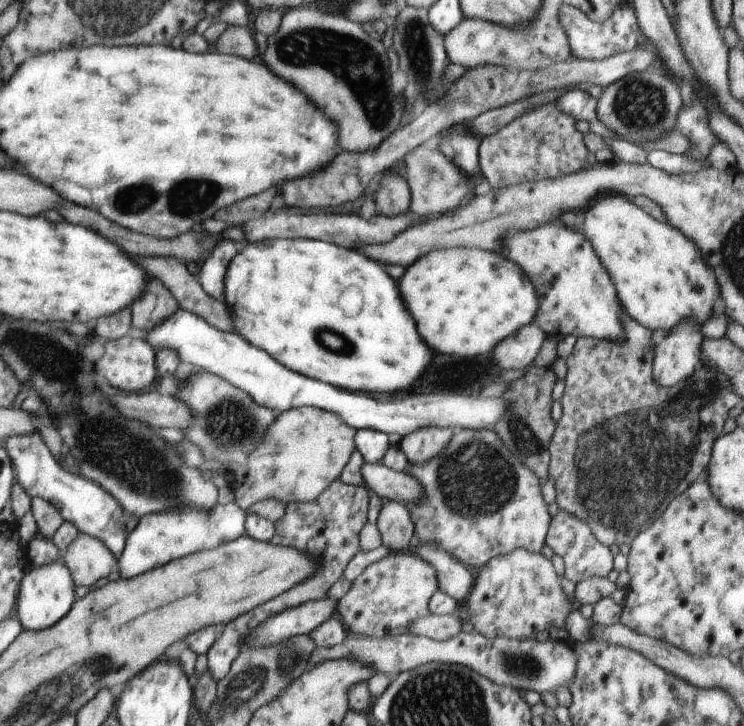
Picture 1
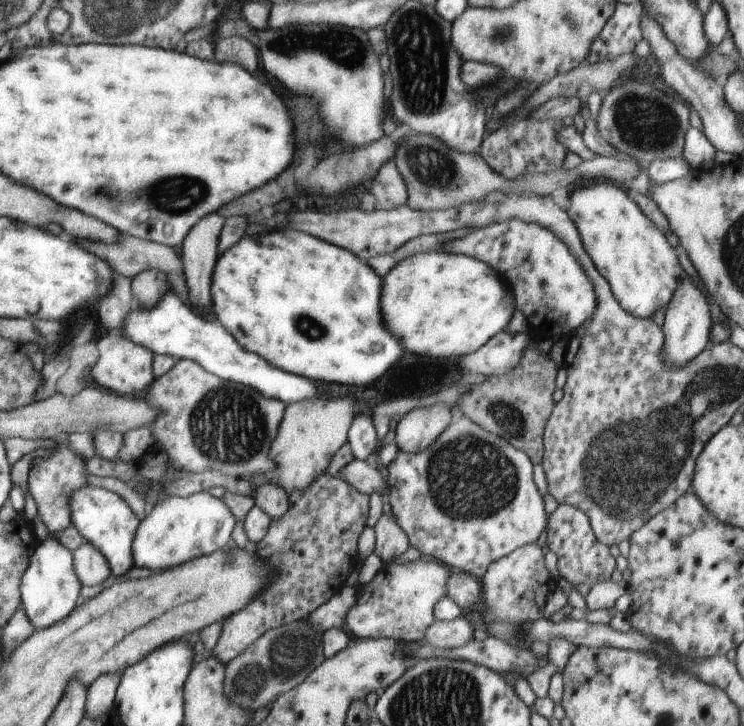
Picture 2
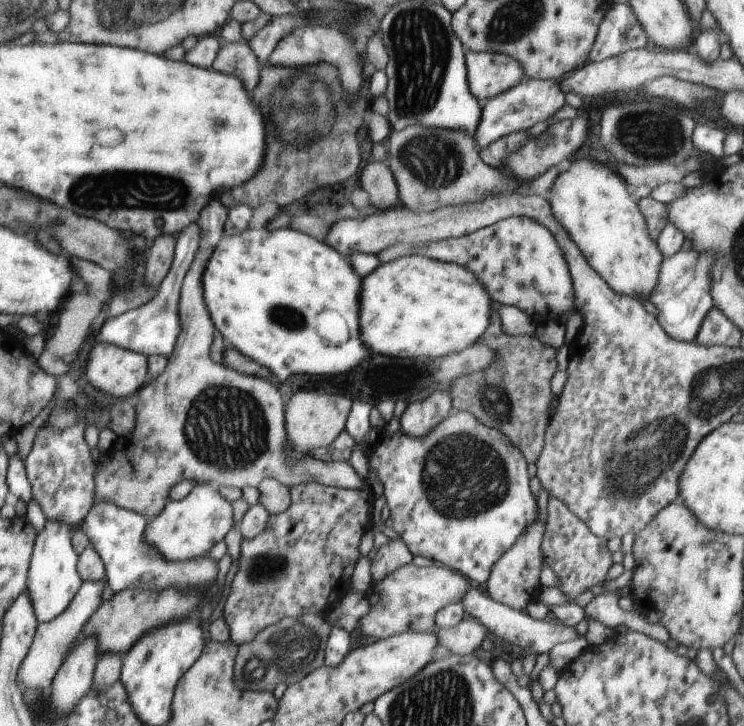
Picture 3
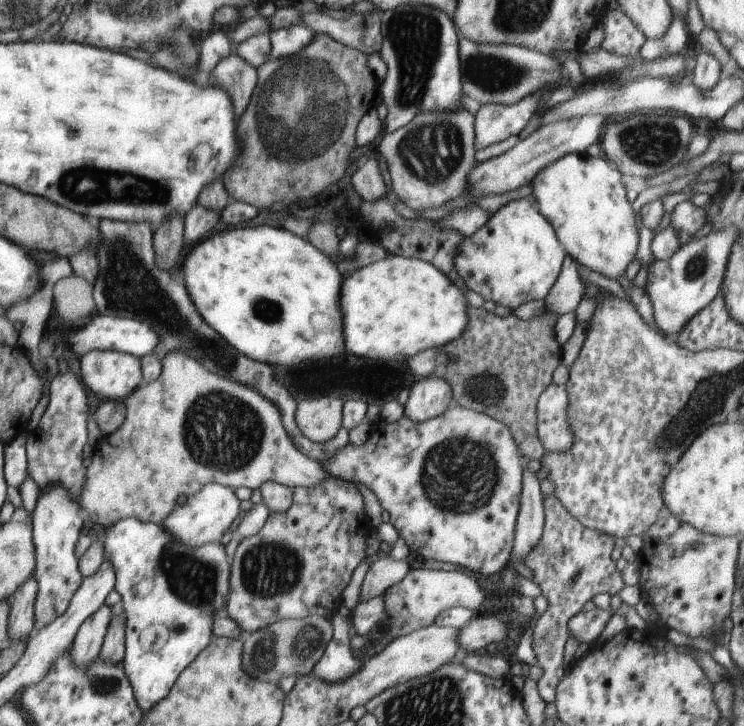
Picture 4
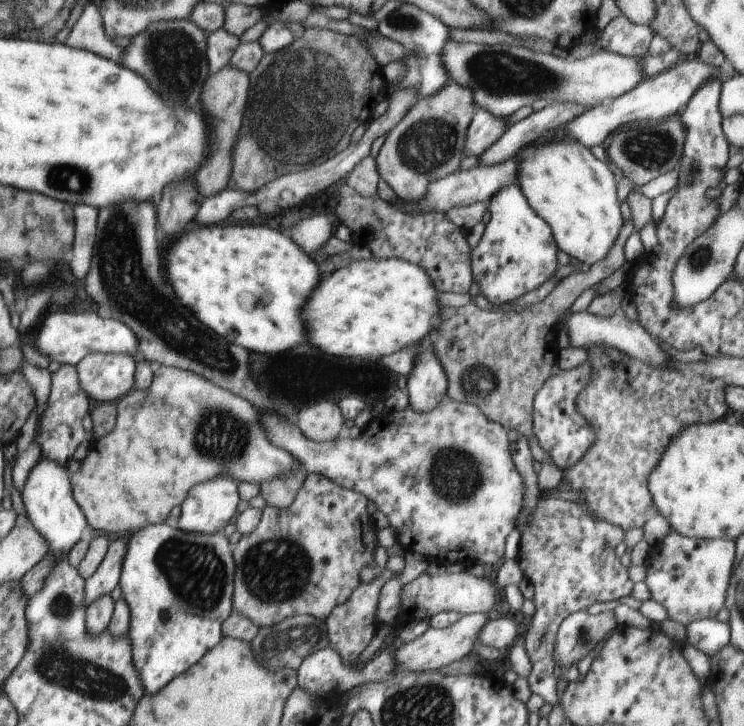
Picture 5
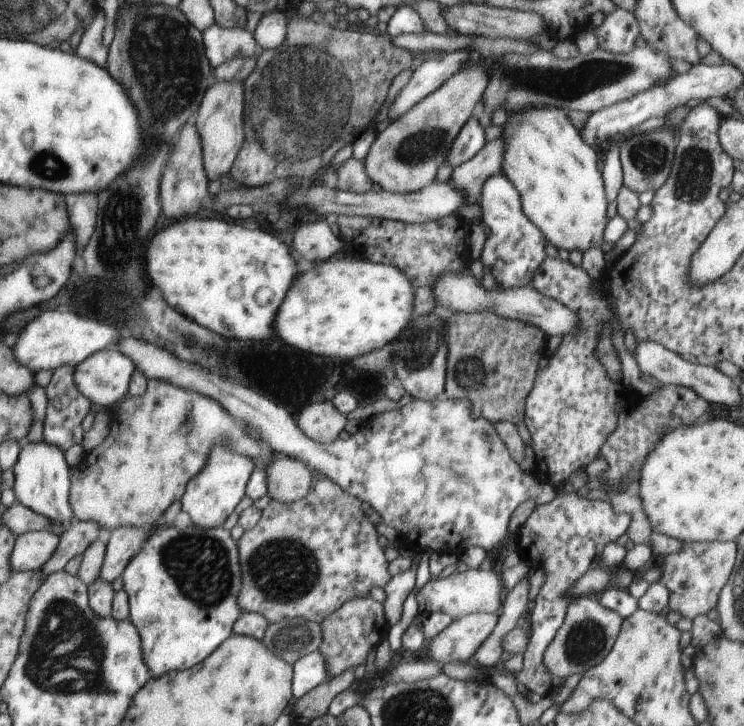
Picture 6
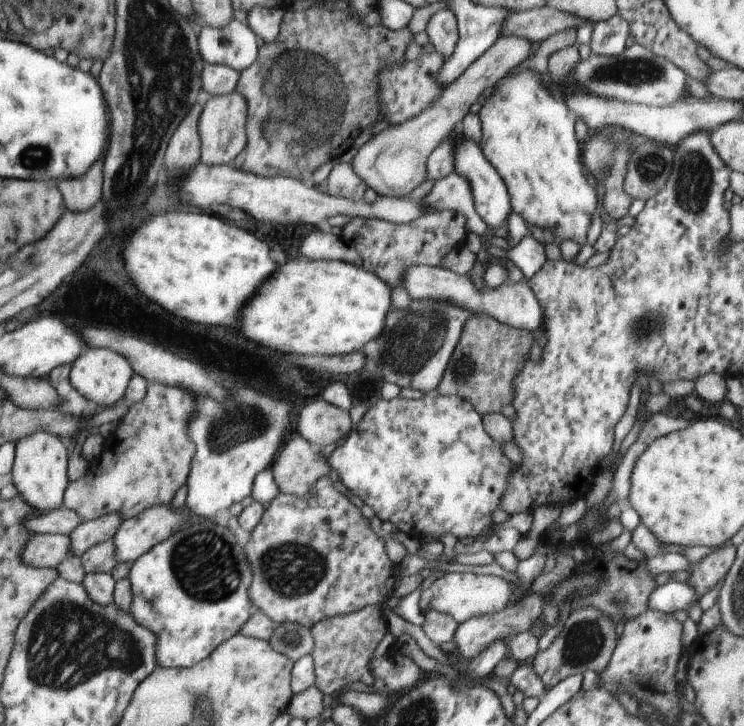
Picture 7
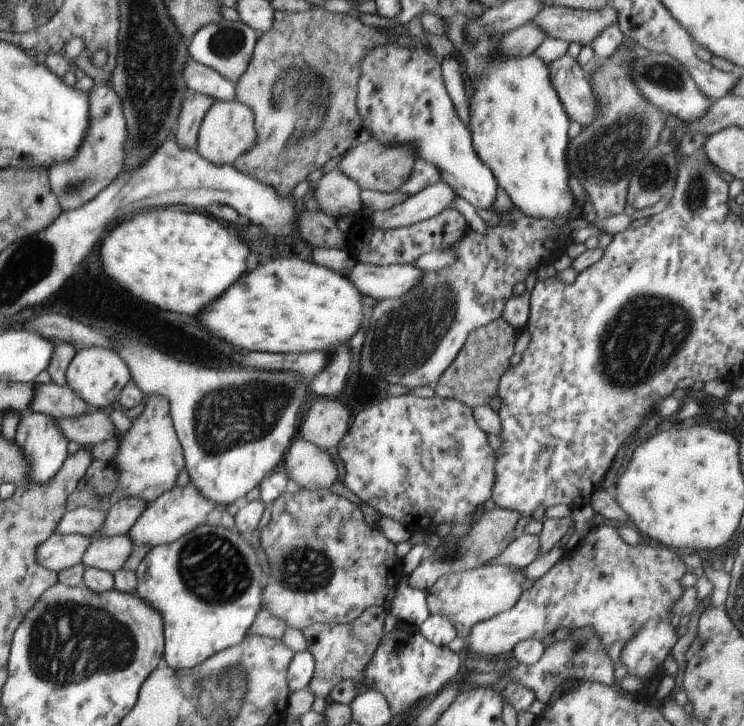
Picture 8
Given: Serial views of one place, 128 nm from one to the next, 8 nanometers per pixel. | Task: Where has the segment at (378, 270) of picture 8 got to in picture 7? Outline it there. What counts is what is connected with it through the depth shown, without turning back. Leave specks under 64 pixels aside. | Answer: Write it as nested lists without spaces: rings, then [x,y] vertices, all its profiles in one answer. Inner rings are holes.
[[[412,265],[404,272],[402,287],[412,299],[436,298],[442,302],[450,302],[456,306],[464,306],[466,310],[472,310],[474,314],[492,316],[492,318],[517,329],[538,333],[544,322],[544,310],[538,304],[538,299],[534,296],[534,292],[526,280],[520,282],[506,280],[496,288],[490,288],[485,284],[478,290],[466,275],[460,276],[460,274],[454,274],[454,272],[444,270],[439,266]]]

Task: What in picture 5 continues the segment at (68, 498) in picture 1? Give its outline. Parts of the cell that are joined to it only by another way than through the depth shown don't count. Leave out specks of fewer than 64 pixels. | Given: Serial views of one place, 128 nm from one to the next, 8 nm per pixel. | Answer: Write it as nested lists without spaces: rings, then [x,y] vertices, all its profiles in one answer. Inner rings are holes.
[[[167,522],[152,524],[142,530],[139,529],[127,540],[119,585],[122,589],[123,600],[126,602],[130,614],[130,625],[127,636],[131,643],[131,660],[135,670],[139,672],[139,678],[145,687],[144,691],[146,691],[148,695],[159,694],[174,678],[177,678],[180,674],[188,670],[188,668],[197,664],[206,652],[209,652],[219,645],[224,638],[224,632],[222,630],[223,623],[227,621],[230,614],[232,614],[232,588],[235,588],[234,562],[235,560],[232,560],[232,550],[230,550],[230,544],[228,544],[224,532],[212,535],[186,533],[179,530],[174,523]]]

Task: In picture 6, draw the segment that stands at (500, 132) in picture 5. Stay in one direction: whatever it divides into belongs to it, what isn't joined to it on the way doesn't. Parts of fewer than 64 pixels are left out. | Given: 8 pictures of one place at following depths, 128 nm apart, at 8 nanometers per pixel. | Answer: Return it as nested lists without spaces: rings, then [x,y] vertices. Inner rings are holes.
[[[476,114],[472,115],[470,120],[460,128],[458,136],[454,138],[454,144],[448,152],[448,158],[446,158],[446,162],[450,166],[458,167],[464,164],[464,162],[476,156],[485,145],[484,127],[482,127],[478,118]]]

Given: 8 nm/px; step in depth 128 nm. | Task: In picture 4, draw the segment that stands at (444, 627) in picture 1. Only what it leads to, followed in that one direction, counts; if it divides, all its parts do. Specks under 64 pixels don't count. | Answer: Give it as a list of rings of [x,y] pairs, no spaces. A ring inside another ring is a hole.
[[[479,612],[460,629],[458,642],[468,653],[482,651],[492,642],[502,642],[508,634],[508,628],[509,624],[497,615]]]

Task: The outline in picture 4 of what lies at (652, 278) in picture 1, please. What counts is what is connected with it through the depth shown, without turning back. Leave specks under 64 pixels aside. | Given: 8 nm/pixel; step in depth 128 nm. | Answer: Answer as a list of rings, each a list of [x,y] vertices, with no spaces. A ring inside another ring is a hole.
[[[570,153],[538,170],[538,174],[530,182],[532,195],[538,204],[538,212],[552,225],[556,238],[565,248],[566,254],[570,254],[580,265],[587,266],[612,280],[624,276],[626,268],[636,258],[640,242],[636,212],[632,210],[632,203],[626,197],[626,189],[620,176],[621,172],[613,162],[603,155],[590,158],[587,154]]]

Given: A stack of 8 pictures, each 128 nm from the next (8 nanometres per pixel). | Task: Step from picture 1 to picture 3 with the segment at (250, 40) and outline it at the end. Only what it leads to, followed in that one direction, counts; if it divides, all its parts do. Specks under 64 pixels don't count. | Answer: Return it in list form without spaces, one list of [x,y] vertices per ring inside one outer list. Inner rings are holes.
[[[246,40],[235,43],[223,41],[213,66],[214,70],[236,75],[236,78],[240,78],[246,86],[246,90],[254,90],[258,84],[260,76],[258,58],[254,56]]]

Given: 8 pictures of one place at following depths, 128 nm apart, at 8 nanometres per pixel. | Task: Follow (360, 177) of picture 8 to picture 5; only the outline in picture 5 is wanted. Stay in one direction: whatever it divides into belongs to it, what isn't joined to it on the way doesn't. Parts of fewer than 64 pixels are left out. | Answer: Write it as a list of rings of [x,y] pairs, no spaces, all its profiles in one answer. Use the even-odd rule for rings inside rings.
[[[450,82],[450,84],[446,84],[443,90],[440,90],[436,95],[432,97],[421,99],[416,102],[416,104],[409,110],[409,112],[402,118],[402,121],[388,132],[385,138],[382,139],[380,145],[380,151],[378,152],[378,156],[376,157],[377,168],[379,171],[379,176],[384,179],[392,189],[394,189],[397,196],[402,201],[409,201],[414,205],[418,205],[426,196],[429,185],[432,182],[438,181],[439,179],[445,178],[446,176],[456,173],[461,168],[461,163],[464,155],[465,141],[467,136],[468,128],[470,127],[472,118],[474,117],[474,109],[475,103],[473,102],[472,92],[467,87],[459,86],[456,82]]]

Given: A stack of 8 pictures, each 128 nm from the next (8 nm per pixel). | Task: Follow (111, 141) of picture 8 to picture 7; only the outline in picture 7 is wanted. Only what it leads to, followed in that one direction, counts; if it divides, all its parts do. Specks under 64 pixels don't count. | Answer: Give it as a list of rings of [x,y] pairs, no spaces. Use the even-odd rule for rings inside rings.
[[[98,162],[90,174],[84,174],[84,178],[66,178],[57,181],[58,190],[63,194],[67,210],[72,212],[86,212],[96,202],[103,198],[102,188],[102,162]]]

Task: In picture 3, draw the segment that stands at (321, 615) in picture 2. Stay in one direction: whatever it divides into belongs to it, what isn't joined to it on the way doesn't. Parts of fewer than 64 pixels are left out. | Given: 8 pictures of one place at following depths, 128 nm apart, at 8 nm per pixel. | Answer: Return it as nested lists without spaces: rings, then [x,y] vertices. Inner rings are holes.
[[[355,590],[348,592],[340,602],[331,603],[334,607],[328,614],[331,626],[342,626],[344,630],[353,632],[358,629],[358,622],[370,612],[370,602],[365,594]]]

